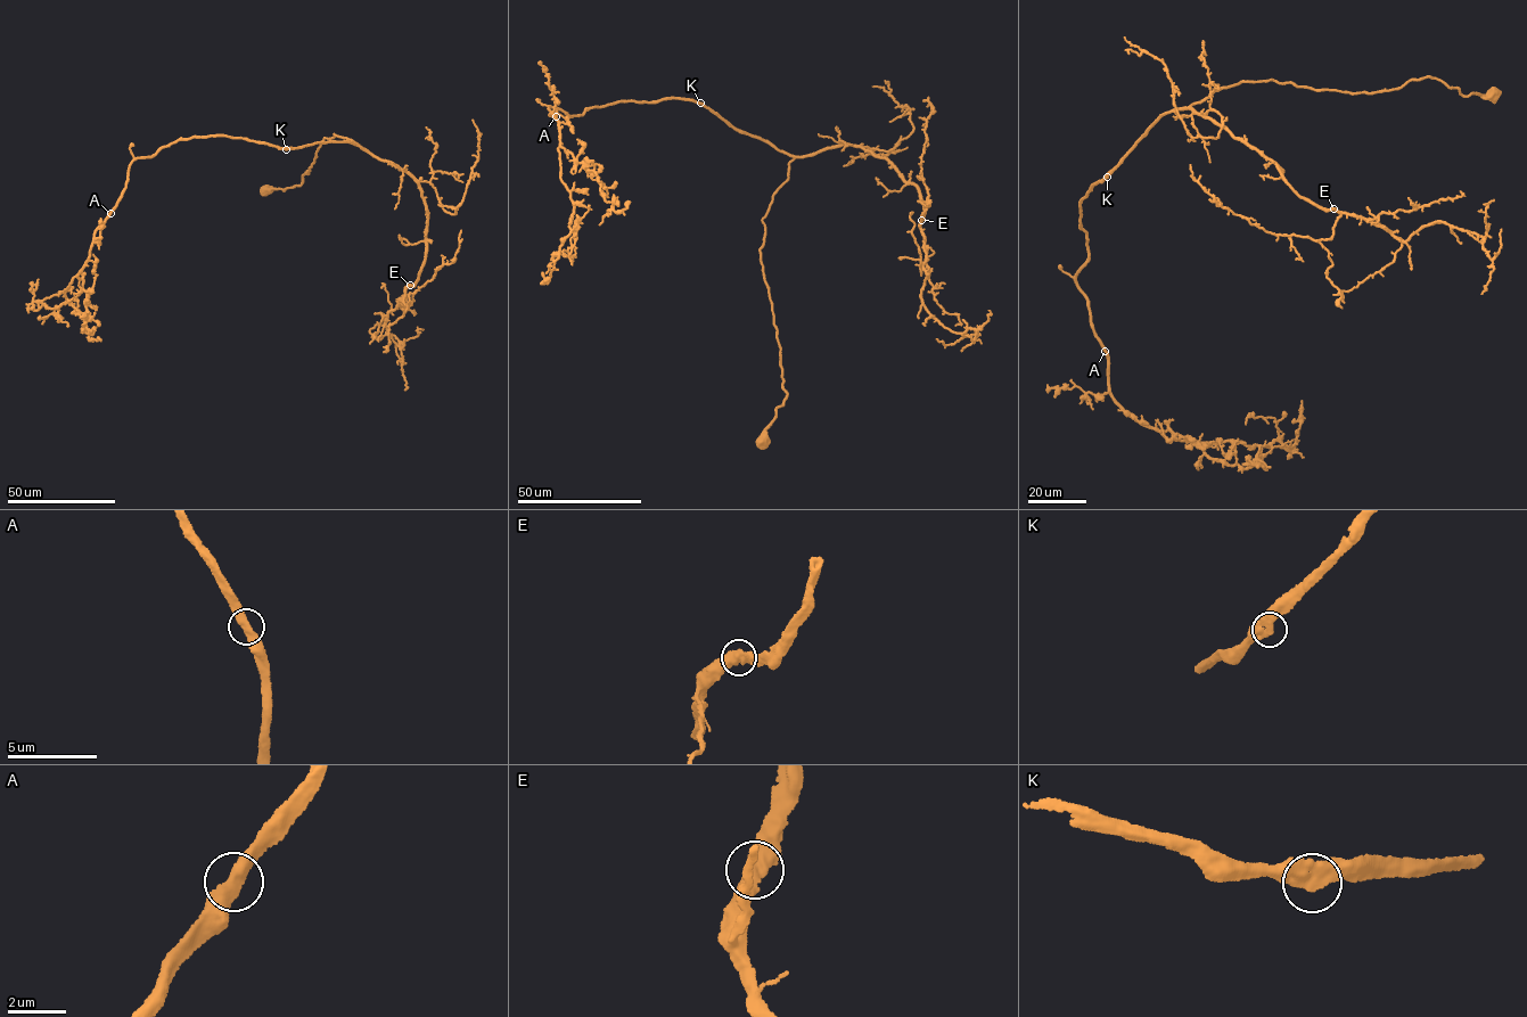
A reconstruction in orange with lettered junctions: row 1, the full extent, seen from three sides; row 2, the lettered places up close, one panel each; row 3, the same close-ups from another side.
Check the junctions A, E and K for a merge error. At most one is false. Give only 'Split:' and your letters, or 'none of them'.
Split: none of them

